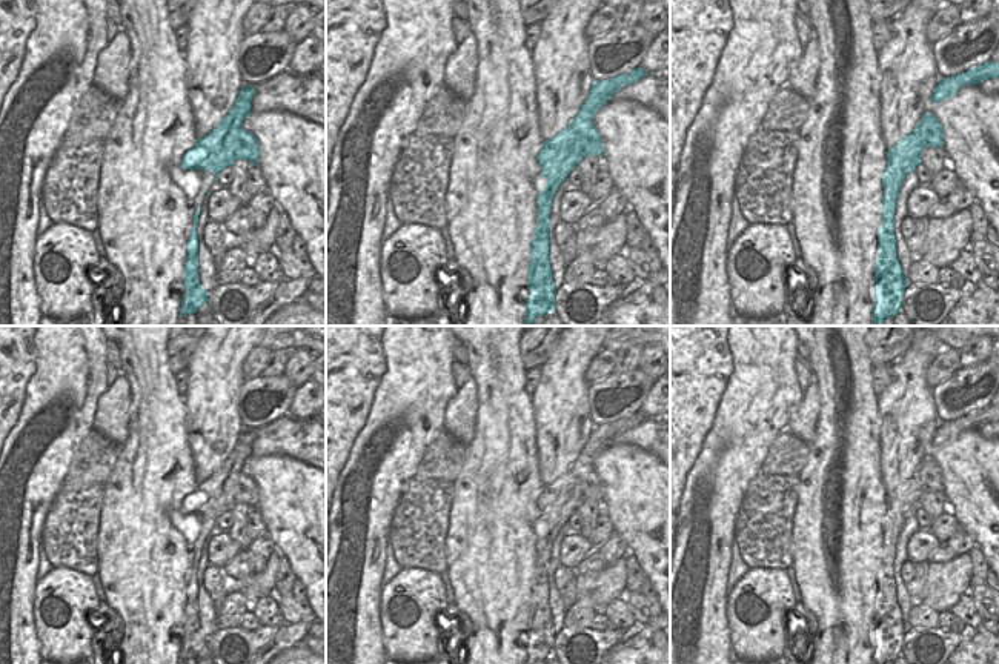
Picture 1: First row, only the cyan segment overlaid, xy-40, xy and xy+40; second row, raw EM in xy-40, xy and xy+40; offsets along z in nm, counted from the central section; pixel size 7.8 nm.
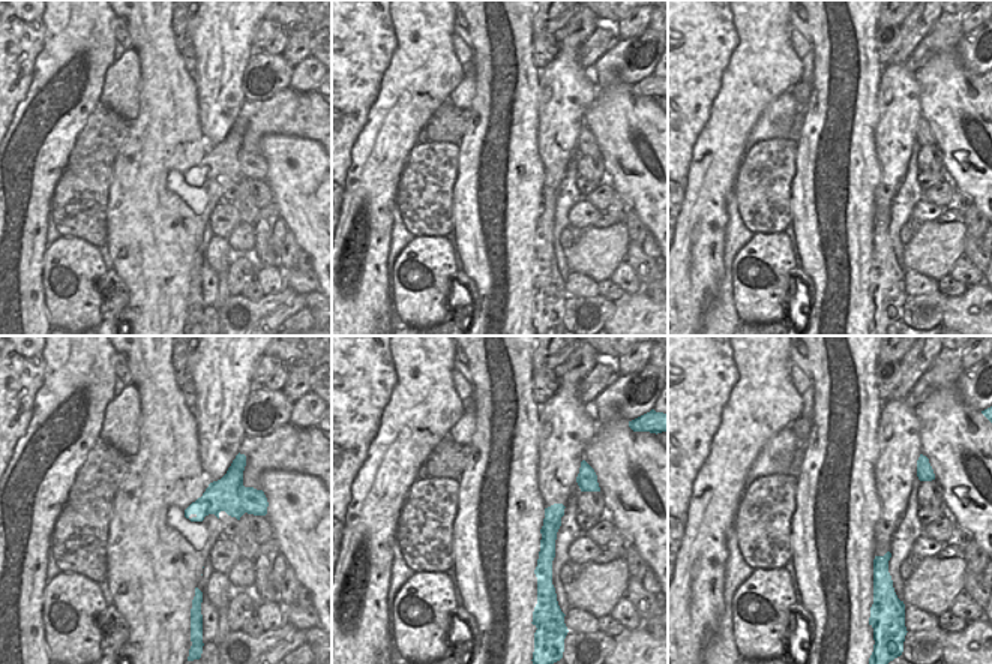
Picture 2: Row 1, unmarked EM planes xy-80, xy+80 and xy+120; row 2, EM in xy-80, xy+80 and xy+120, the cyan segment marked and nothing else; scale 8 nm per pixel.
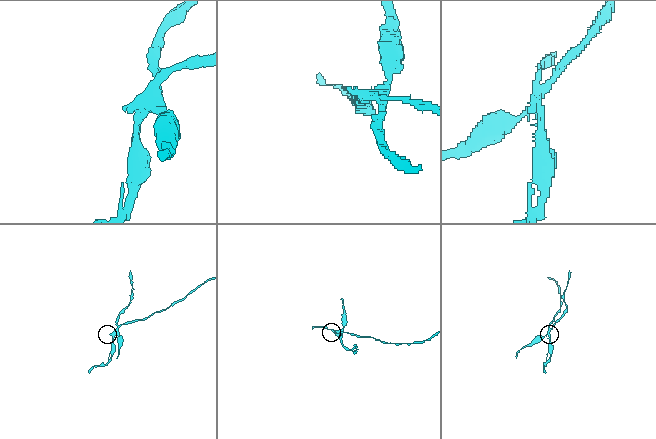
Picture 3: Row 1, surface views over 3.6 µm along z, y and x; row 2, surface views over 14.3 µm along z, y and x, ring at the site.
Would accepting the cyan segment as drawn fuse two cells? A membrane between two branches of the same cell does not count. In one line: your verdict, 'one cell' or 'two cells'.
two cells

